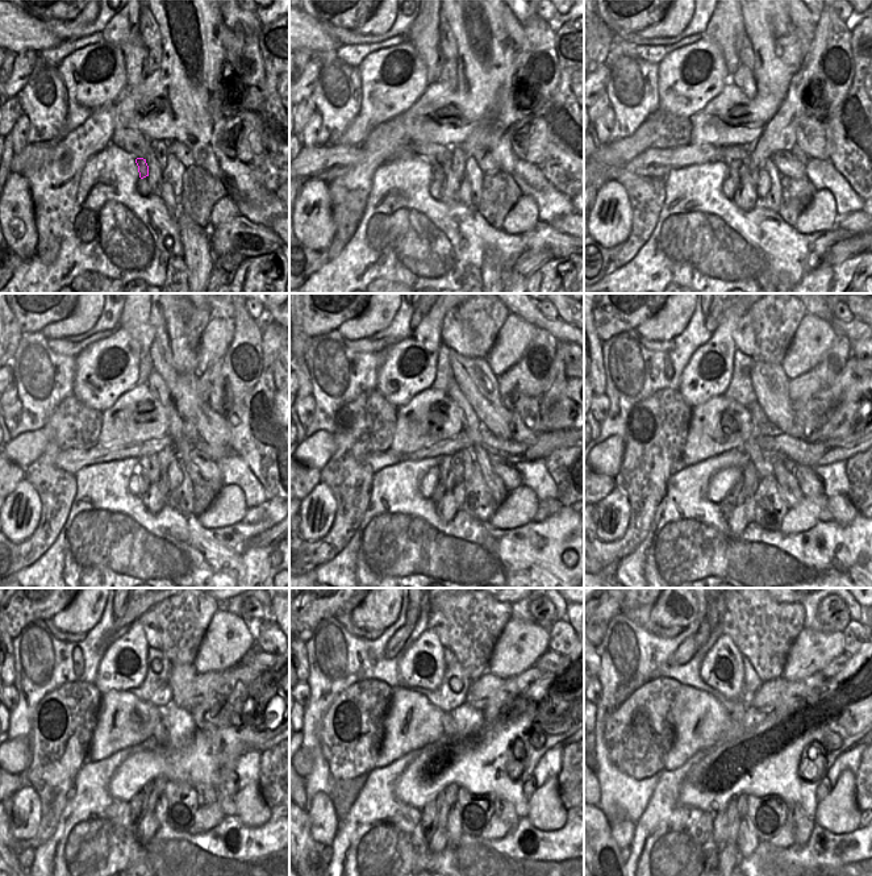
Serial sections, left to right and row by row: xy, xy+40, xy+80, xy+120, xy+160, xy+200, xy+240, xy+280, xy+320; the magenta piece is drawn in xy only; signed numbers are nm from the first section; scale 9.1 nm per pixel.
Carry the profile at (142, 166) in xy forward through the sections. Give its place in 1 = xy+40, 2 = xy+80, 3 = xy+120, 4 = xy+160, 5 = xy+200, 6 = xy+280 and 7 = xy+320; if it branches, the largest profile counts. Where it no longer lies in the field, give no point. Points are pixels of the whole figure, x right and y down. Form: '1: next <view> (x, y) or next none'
1: next xy+40 (438, 172)
2: next xy+80 (737, 169)
3: next xy+120 (149, 464)
4: next xy+160 (446, 482)
5: next xy+200 (727, 505)
6: next xy+280 (428, 821)
7: next xy+320 (720, 825)

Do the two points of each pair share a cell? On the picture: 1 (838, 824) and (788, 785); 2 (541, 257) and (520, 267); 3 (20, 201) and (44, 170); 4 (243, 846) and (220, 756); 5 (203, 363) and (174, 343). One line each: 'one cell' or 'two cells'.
1: two cells
2: one cell
3: two cells
4: two cells
5: two cells

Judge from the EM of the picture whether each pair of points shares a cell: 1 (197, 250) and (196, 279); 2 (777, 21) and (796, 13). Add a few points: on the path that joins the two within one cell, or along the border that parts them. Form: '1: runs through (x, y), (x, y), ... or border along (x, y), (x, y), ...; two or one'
1: runs through (197, 257), (197, 272); one
2: border along (788, 13), (801, 45); two

